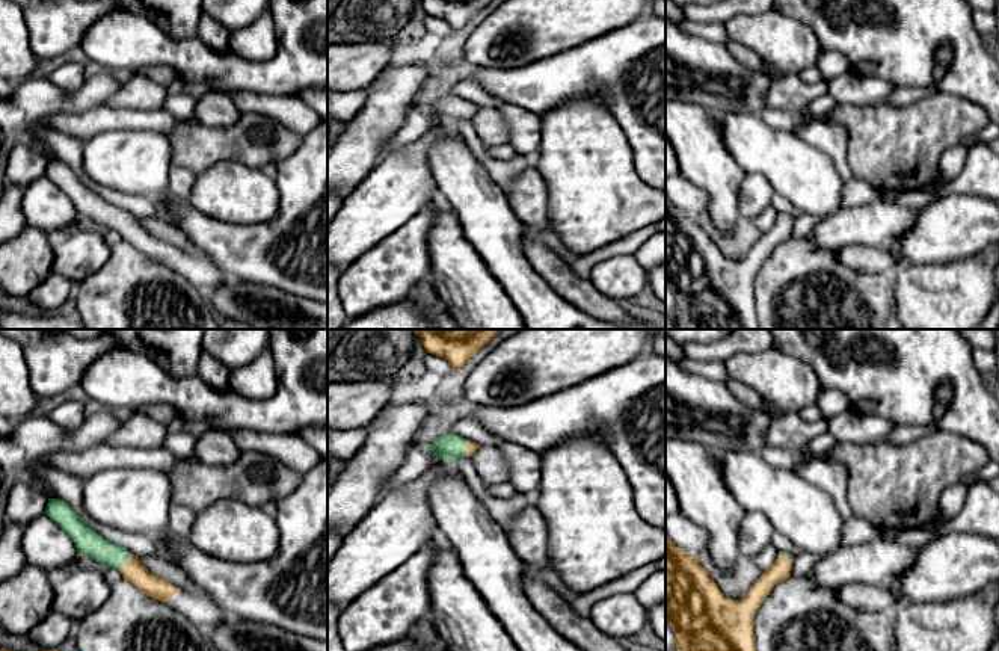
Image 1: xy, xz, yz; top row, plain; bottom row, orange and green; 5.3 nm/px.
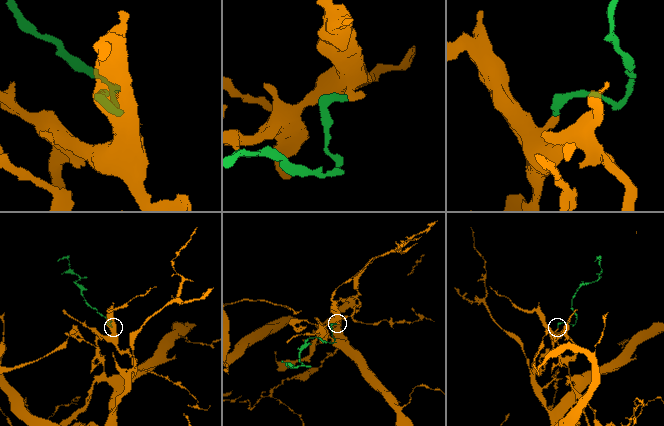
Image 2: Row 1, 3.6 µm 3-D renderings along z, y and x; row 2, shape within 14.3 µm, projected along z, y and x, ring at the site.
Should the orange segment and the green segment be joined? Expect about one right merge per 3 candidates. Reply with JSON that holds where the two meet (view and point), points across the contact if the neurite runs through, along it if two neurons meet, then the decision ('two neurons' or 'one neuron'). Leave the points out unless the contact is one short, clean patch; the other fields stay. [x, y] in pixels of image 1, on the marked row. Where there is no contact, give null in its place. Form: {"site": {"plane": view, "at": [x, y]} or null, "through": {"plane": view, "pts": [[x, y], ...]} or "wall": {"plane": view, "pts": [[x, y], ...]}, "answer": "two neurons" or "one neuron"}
{"site": {"plane": "xy", "at": [127, 562]}, "through": {"plane": "xy", "pts": [[133, 571], [127, 562], [89, 543]]}, "answer": "one neuron"}

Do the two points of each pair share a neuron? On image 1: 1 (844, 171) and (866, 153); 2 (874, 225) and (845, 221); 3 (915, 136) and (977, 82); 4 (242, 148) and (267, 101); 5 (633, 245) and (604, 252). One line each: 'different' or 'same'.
1: different
2: same
3: different
4: different
5: same

